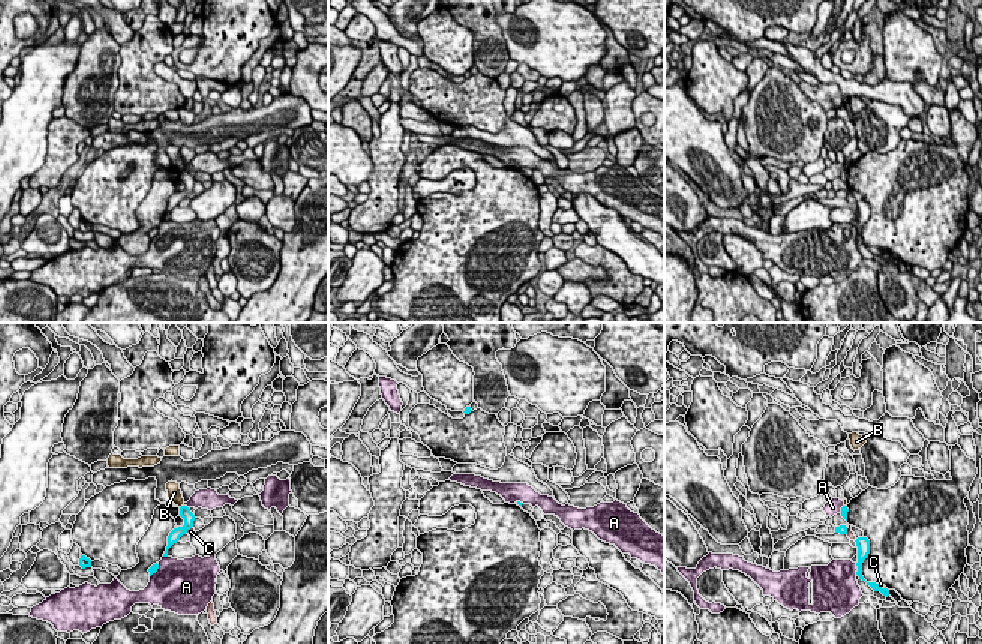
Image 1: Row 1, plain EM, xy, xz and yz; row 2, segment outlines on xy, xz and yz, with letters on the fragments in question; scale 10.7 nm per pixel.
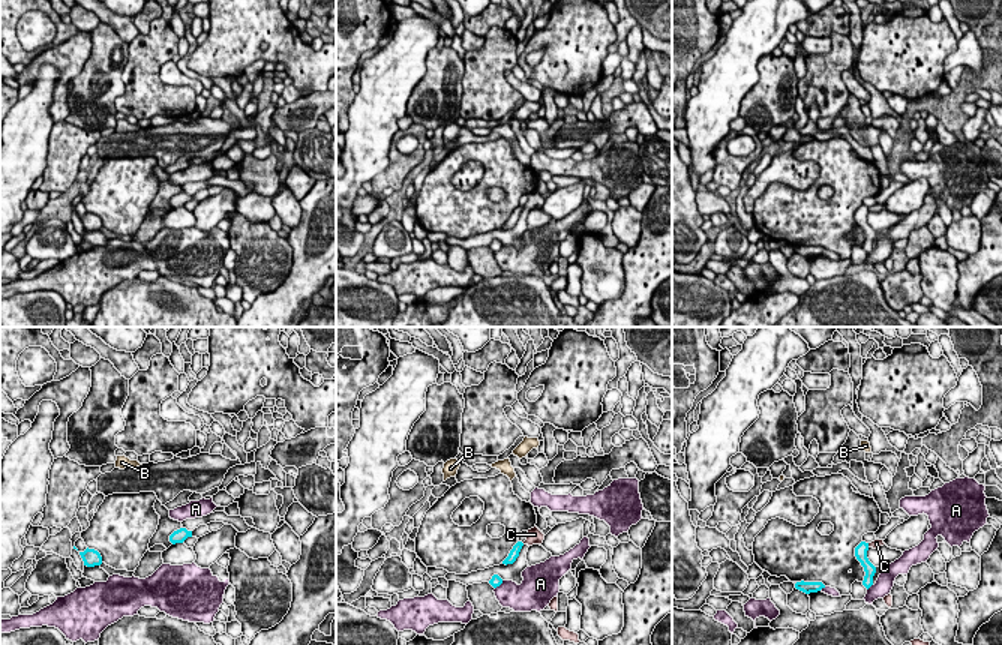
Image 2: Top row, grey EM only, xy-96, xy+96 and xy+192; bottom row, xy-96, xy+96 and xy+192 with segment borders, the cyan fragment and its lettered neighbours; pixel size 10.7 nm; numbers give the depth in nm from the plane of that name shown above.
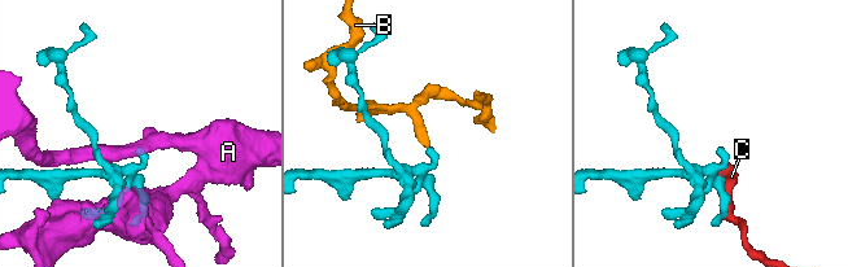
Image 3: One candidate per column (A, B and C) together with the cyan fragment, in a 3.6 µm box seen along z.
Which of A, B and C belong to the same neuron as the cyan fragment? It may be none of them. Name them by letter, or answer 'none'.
none

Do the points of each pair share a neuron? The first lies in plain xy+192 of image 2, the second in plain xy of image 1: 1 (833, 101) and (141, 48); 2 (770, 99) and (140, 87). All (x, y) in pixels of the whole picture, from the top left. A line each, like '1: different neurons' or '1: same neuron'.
1: same neuron
2: different neurons

